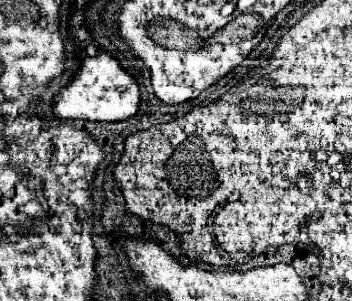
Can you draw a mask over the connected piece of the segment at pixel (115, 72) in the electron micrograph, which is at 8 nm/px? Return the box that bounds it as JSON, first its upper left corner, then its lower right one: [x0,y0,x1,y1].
[53,52,139,120]

